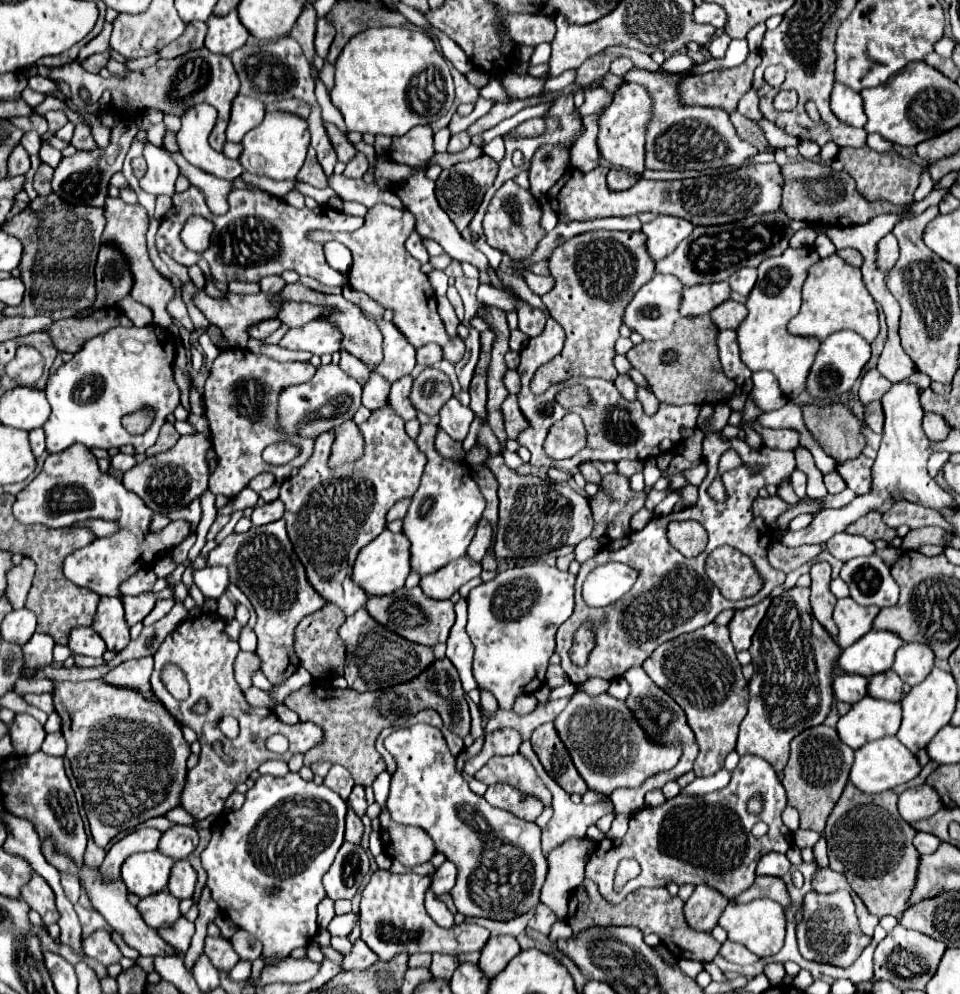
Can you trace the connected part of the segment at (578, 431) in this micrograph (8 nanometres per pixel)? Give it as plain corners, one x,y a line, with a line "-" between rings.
569,412
565,418
555,422
549,430
551,430
551,436
547,434
545,450
547,450
547,454
551,458
555,458
555,460
569,458
575,452
579,452
581,448
585,448
587,432
585,432
585,426
583,426
583,422
581,422
581,418
577,414

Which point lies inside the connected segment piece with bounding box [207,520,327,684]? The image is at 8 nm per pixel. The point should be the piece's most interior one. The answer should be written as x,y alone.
261,562

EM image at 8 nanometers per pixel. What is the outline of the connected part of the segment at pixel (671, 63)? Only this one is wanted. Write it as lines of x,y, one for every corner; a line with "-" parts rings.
677,52
677,54
673,54
671,58
667,58
661,68
669,70
669,72
687,72
687,70
691,70
691,68
695,68
695,66
697,66
697,60
693,60
693,58
687,56
685,52

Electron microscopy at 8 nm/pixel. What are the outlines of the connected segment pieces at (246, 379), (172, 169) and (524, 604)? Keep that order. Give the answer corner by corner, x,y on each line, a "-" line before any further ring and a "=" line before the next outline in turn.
239,348
223,350
217,356
203,392
211,442
213,450
217,452
217,468
209,478
209,488
213,494
225,494
227,498
233,498
257,474
275,474
275,464
267,464
261,458
261,452
265,446
283,440
273,426
277,418
277,396
287,386
311,380
313,372
315,368
309,362
277,362
265,354
253,354
=
149,142
143,148
143,156
147,160
149,170
141,178
141,188
155,196
159,196
159,194
173,196
173,192
175,192
173,186
179,176
179,166
171,158
171,154
163,146
155,146
=
541,562
509,568
469,592
467,634
475,646
473,676
479,690
493,692
501,708
513,708
519,694
531,694
545,684
549,658
555,650
555,634
573,614
573,592
573,574

